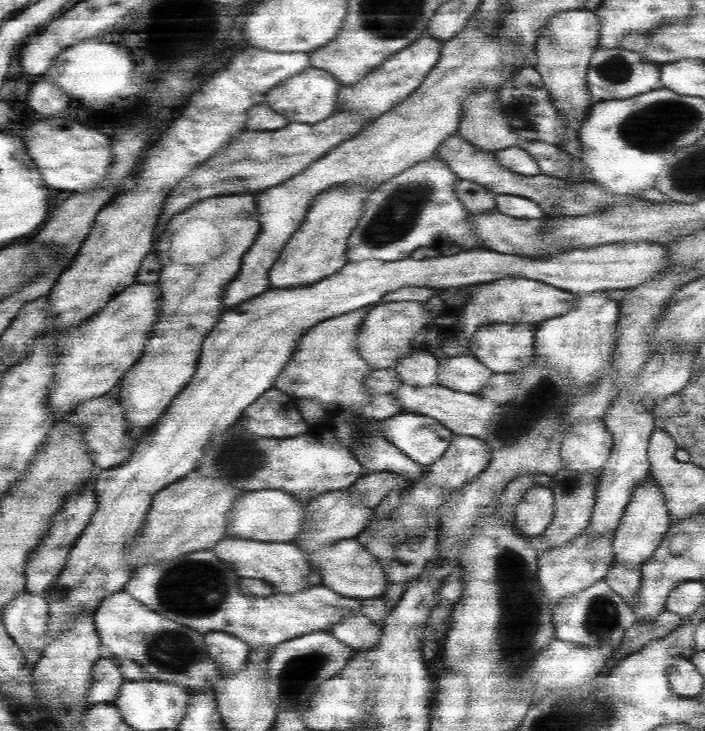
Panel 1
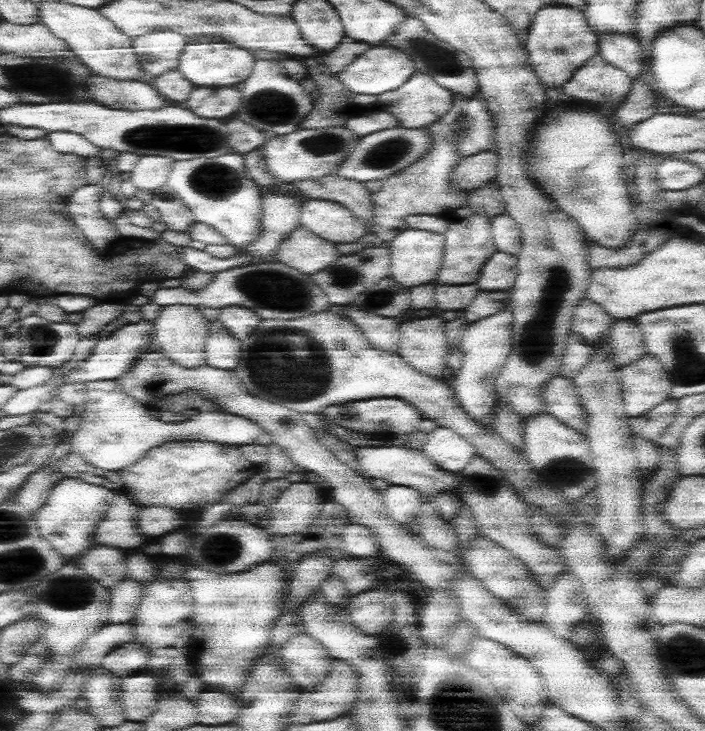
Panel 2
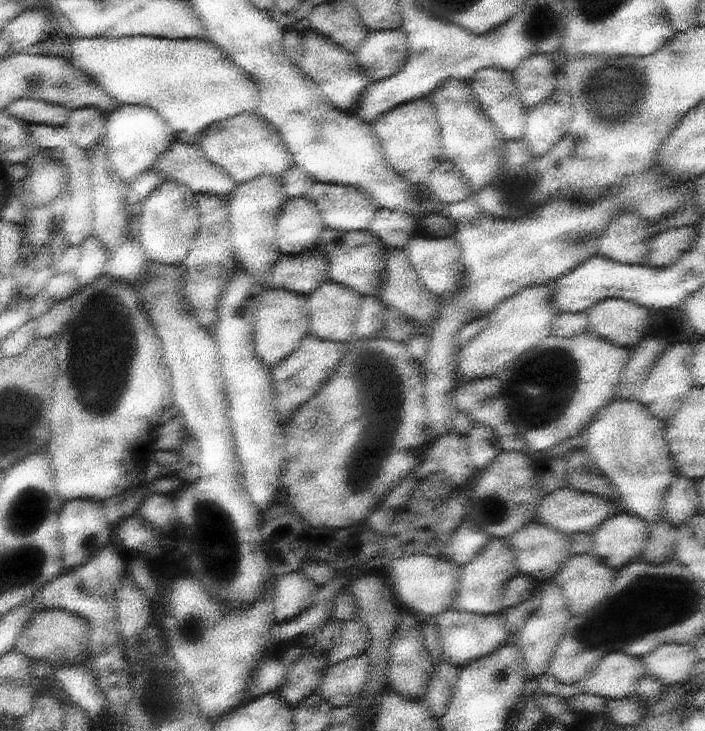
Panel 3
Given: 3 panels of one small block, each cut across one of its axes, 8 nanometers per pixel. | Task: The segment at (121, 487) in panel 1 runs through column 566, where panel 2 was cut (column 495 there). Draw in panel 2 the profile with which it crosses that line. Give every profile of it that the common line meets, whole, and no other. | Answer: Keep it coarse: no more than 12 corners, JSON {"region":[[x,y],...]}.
{"region":[[495,252],[477,278],[479,292],[511,290],[517,258]]}

